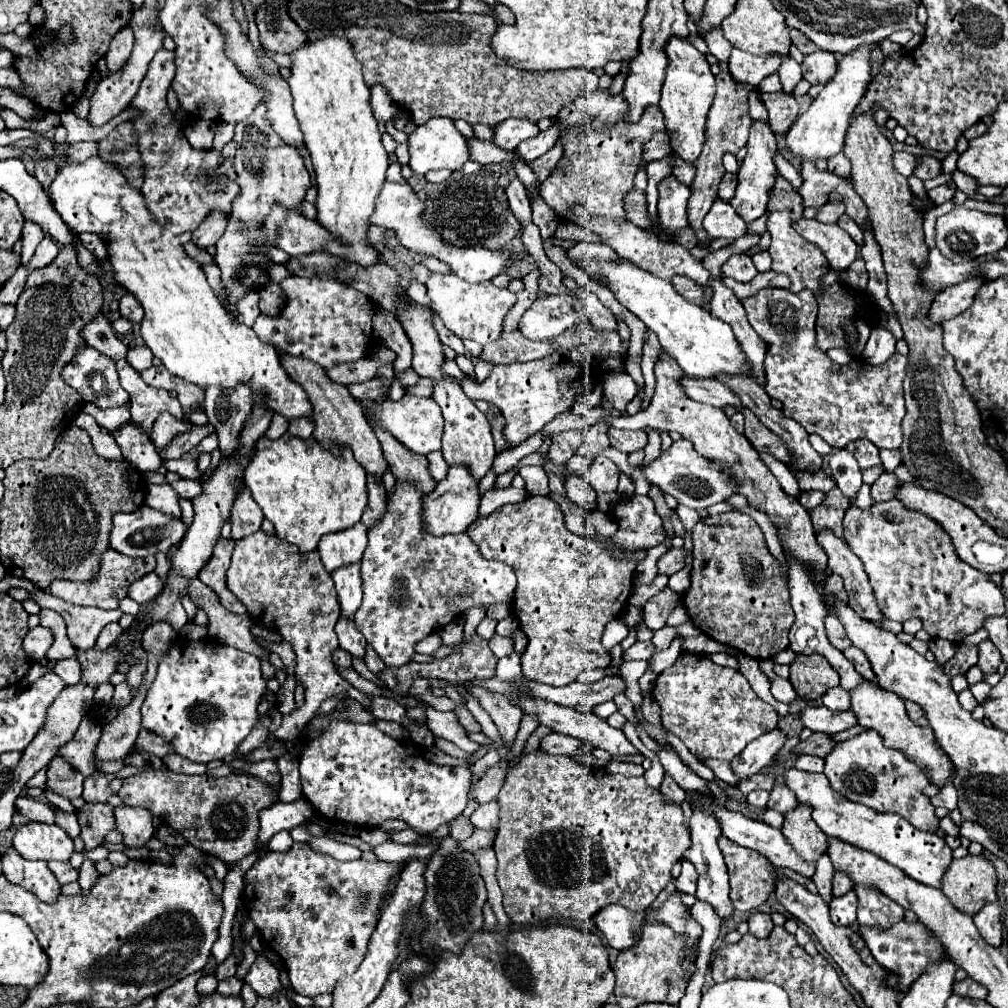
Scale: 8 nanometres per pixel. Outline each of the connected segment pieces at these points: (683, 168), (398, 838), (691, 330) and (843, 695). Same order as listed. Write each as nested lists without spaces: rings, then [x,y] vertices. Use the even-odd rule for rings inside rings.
[[[676,161],[674,171],[672,171],[672,175],[674,175],[680,183],[686,183],[686,185],[690,185],[690,183],[694,181],[694,173],[696,173],[694,165],[688,165],[686,161]]]
[[[406,829],[406,831],[392,833],[392,835],[390,835],[390,841],[392,841],[392,843],[414,843],[418,837],[420,837],[420,835],[418,835],[416,831],[410,831],[410,829]]]
[[[584,259],[580,263],[588,277],[602,275],[608,281],[608,287],[616,293],[618,301],[628,307],[650,331],[658,335],[658,341],[670,357],[678,361],[684,373],[694,377],[712,379],[716,373],[748,373],[748,363],[740,345],[724,321],[718,321],[700,305],[686,301],[670,281],[664,281],[632,263],[612,263],[612,261],[598,261],[598,259]]]
[[[834,687],[830,689],[824,697],[822,697],[822,703],[830,709],[830,711],[846,711],[850,709],[850,695],[846,689],[842,687]]]

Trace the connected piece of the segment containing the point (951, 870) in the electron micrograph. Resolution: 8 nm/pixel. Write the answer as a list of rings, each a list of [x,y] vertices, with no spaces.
[[[984,855],[954,859],[942,877],[942,893],[966,915],[978,913],[982,905],[996,901],[996,873]]]

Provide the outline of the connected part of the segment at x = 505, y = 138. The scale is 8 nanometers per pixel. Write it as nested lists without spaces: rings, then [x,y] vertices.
[[[506,119],[498,125],[492,127],[494,131],[494,139],[492,143],[502,147],[502,149],[516,149],[516,145],[524,139],[530,139],[534,135],[538,135],[538,127],[532,121],[526,119]]]

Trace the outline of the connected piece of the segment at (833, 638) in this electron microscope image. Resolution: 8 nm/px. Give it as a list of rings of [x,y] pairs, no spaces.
[[[828,615],[826,617],[826,633],[828,633],[828,639],[830,639],[830,643],[832,645],[836,645],[836,649],[840,649],[840,651],[844,651],[846,647],[850,647],[852,643],[850,643],[850,639],[846,637],[846,633],[844,633],[844,627],[842,627],[842,623],[838,621],[838,617],[836,615]]]

